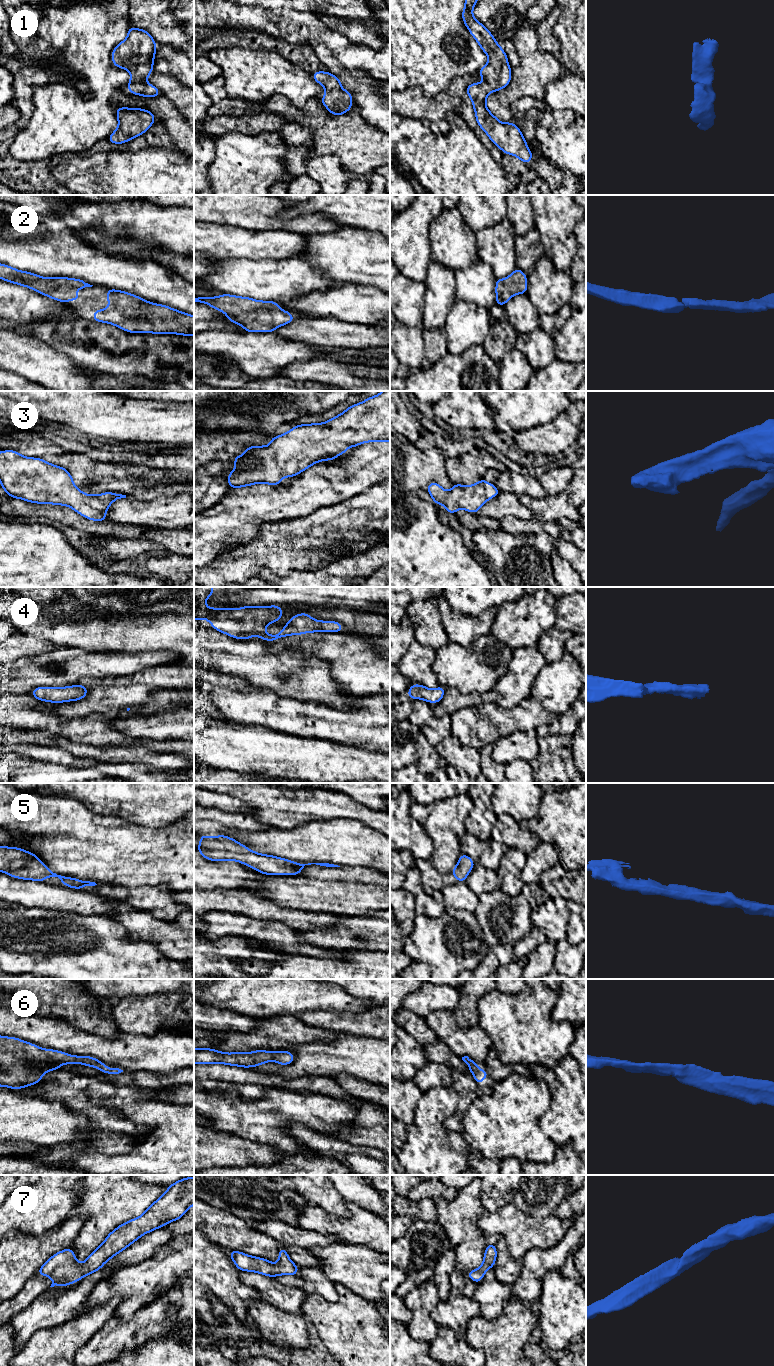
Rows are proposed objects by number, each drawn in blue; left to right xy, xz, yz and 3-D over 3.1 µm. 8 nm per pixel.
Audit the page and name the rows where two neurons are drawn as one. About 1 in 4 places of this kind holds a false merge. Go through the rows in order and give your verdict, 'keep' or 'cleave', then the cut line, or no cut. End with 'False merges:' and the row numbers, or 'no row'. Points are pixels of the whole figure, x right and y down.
1: keep; no cut
2: keep; no cut
3: keep; no cut
4: keep; no cut
5: keep; no cut
6: keep; no cut
7: keep; no cut
False merges: no row

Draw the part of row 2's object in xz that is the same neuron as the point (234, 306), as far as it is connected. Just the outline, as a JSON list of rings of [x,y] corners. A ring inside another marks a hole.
[[[222,294],[219,297],[194,297],[194,302],[206,303],[227,314],[227,320],[241,325],[247,332],[273,332],[295,318],[272,301]]]

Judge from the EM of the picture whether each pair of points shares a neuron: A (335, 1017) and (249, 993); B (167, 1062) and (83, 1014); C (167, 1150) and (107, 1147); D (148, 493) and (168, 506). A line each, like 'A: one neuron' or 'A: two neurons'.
A: two neurons
B: two neurons
C: two neurons
D: two neurons

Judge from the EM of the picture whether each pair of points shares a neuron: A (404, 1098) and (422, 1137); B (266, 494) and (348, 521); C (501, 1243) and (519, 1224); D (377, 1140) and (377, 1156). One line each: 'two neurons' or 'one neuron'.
A: two neurons
B: two neurons
C: two neurons
D: two neurons

